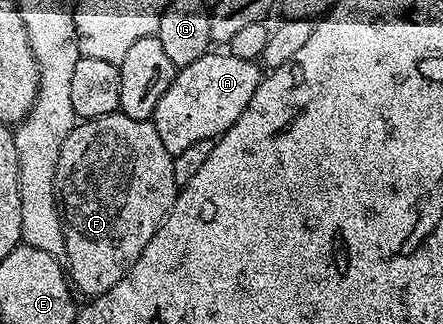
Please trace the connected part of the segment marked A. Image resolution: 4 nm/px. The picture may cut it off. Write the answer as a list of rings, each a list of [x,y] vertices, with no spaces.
[[[207,53],[200,61],[177,68],[174,80],[168,89],[164,89],[164,97],[156,101],[152,122],[170,155],[184,153],[184,149],[196,145],[196,141],[217,140],[229,127],[236,125],[240,113],[248,109],[256,85],[262,80],[263,68],[255,60],[241,59],[229,53],[214,54]]]

